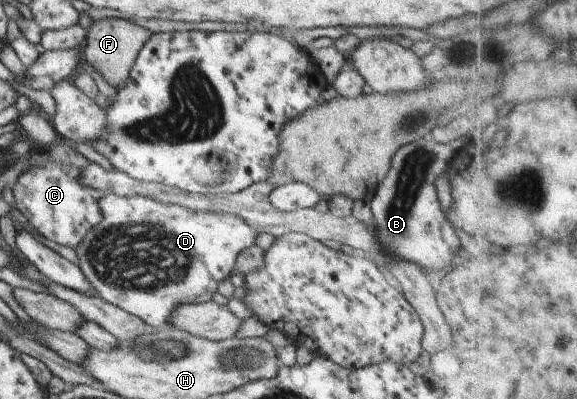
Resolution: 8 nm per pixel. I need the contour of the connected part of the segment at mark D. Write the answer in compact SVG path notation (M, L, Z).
M103 192L100 198L98 198L98 210L100 210L100 214L102 215L100 224L98 224L97 227L94 226L94 228L90 228L90 230L82 236L80 244L73 249L78 258L78 264L76 266L89 281L101 300L124 310L127 314L136 316L143 324L146 324L154 330L168 326L169 314L178 306L211 301L212 296L217 292L218 283L236 273L234 262L238 253L242 252L244 248L252 246L257 235L254 228L250 228L248 224L244 224L244 220L240 220L240 218L236 218L236 216L232 216L231 214L186 210L183 204L171 202L163 204L162 202L152 200L152 198L144 198L143 196L116 196L114 193Z

